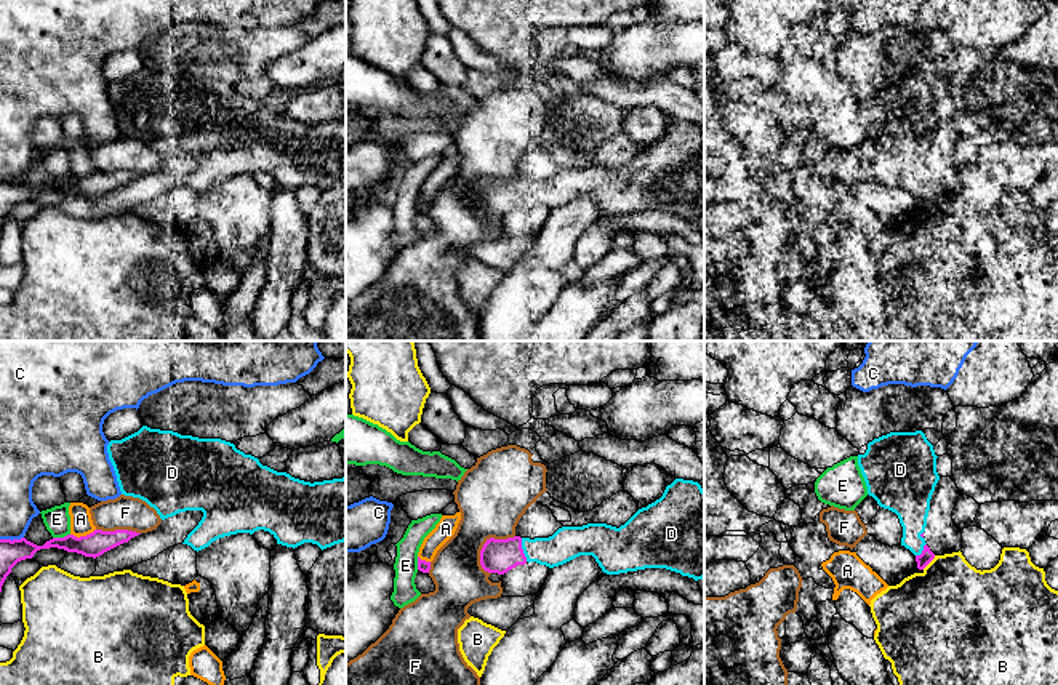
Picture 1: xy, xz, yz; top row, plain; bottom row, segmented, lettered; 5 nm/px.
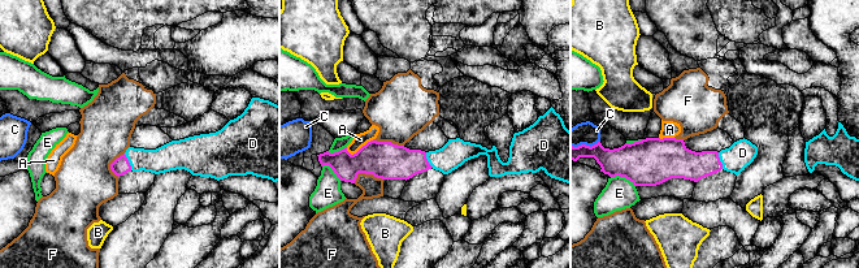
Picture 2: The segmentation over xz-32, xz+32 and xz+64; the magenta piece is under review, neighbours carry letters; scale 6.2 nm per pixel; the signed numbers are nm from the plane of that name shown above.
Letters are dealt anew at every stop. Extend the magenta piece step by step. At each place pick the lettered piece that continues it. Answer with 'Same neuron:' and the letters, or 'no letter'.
Same neuron: D

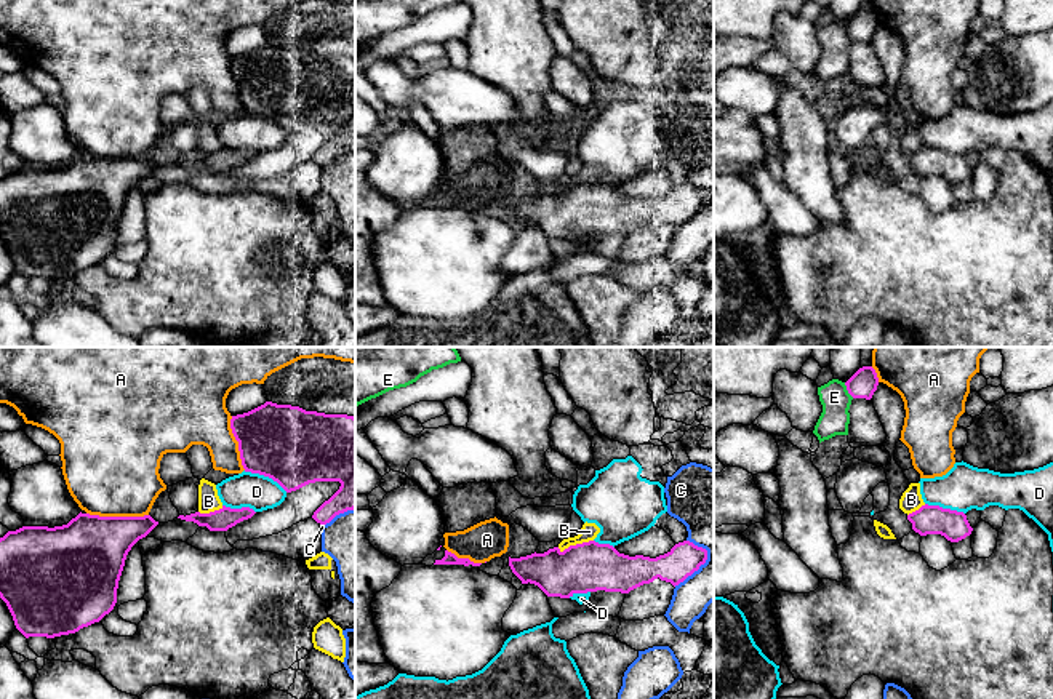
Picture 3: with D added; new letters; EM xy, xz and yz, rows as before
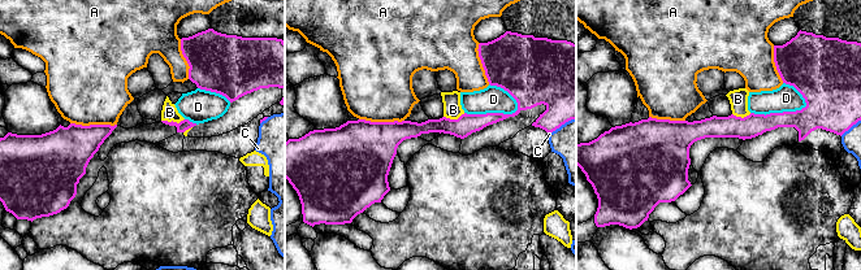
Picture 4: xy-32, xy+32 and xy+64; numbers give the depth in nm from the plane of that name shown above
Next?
Same neuron: no letter

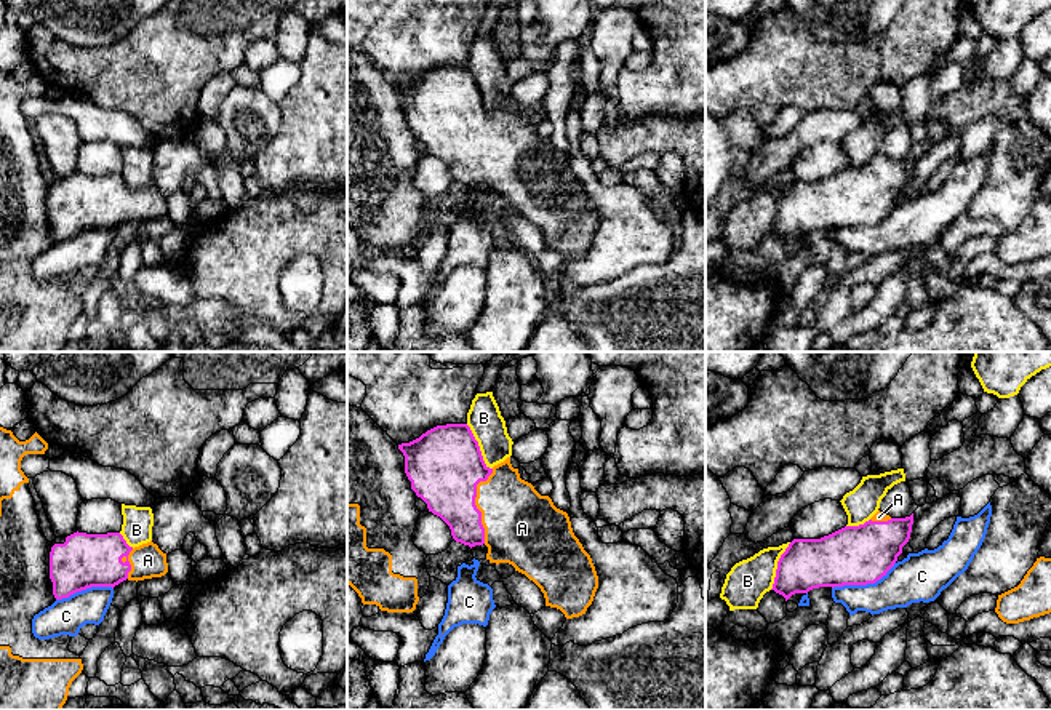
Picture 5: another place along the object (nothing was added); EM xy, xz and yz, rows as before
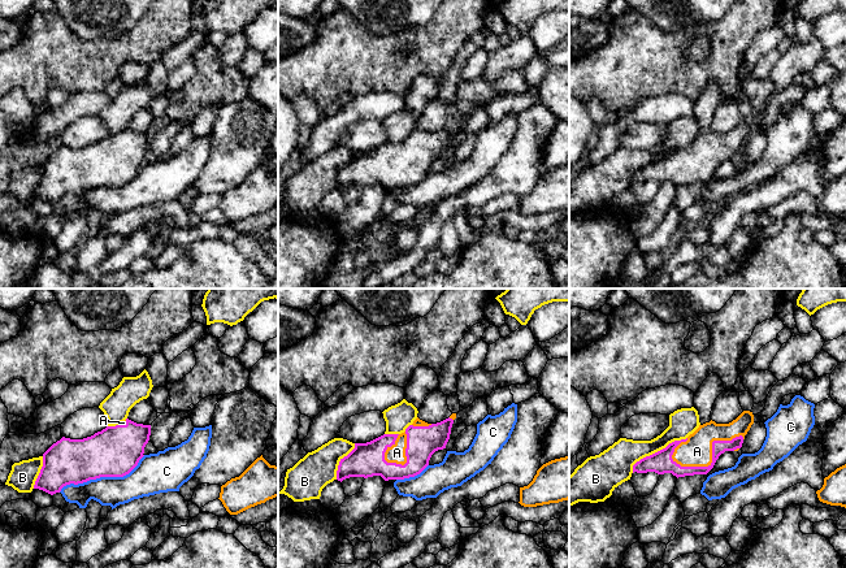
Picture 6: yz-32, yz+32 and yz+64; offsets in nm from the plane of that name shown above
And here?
Same neuron: A

